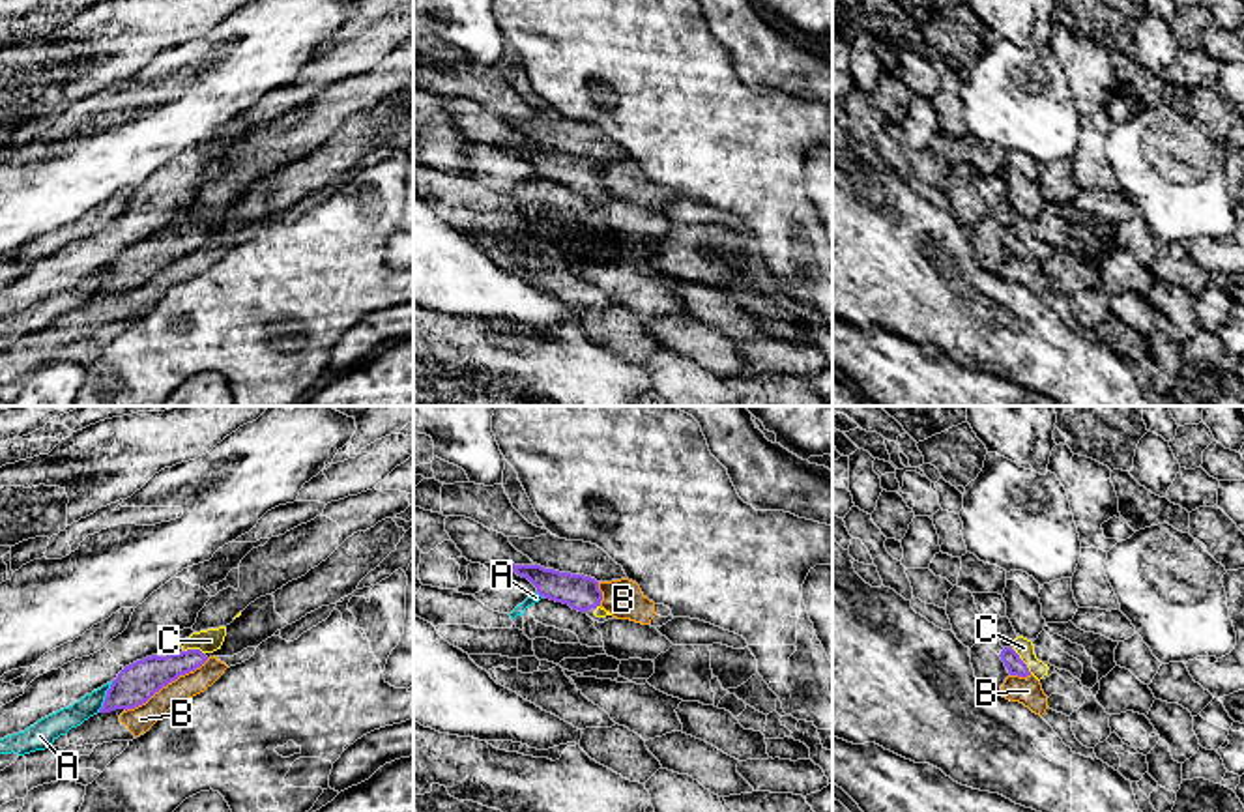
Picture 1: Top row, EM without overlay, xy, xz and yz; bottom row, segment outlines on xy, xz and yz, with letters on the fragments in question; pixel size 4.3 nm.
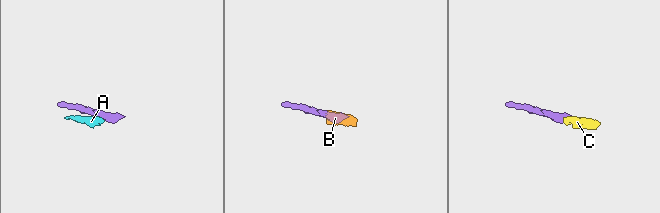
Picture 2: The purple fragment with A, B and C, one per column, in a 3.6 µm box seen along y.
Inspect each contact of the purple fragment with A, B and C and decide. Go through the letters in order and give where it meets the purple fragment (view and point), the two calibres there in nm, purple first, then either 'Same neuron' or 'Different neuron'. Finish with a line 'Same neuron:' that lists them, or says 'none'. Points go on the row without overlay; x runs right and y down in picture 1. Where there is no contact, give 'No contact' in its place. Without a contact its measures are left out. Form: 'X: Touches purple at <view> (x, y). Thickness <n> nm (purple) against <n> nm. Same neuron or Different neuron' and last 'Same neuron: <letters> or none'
A: Touches purple at xy (105, 277). Thickness 170 nm (purple) against 100 nm. Different neuron
B: Touches purple at xy (167, 264). Thickness 170 nm (purple) against 110 nm. Different neuron
C: Touches purple at yz (1024, 244). Thickness 80 nm (purple) against 80 nm. Same neuron
Same neuron: C

